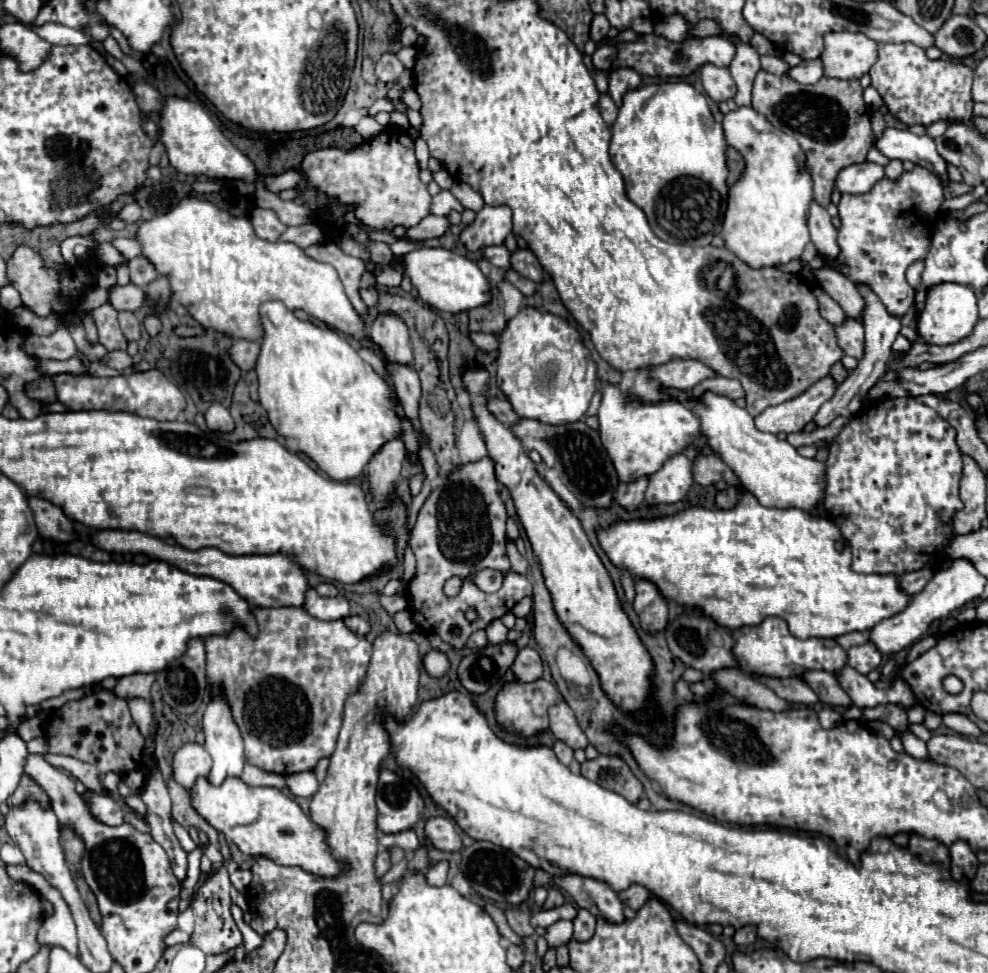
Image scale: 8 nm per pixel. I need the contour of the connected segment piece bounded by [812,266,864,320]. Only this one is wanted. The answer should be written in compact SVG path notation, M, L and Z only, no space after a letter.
M822 266L818 270L812 270L812 274L814 274L816 282L820 284L820 288L824 288L832 296L832 300L836 300L844 308L846 316L860 320L864 300L852 280L848 280L844 274L840 274L838 270L834 270L830 266Z

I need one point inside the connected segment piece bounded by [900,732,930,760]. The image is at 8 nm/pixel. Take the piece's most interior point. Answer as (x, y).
(913, 745)

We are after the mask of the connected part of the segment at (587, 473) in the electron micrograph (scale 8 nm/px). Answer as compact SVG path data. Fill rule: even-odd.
M518 420L516 424L508 426L514 436L524 444L526 450L536 450L540 456L544 456L544 462L560 472L562 482L576 494L576 498L586 506L610 506L612 496L618 486L616 470L600 444L600 436L596 430L588 428L584 422L574 424L562 424L562 426L550 426L540 424L538 420Z

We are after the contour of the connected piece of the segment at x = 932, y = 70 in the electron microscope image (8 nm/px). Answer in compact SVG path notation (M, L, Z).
M910 42L880 44L878 60L870 68L870 78L890 114L908 126L930 126L932 122L946 118L972 120L972 70L956 60L928 60L924 50Z

